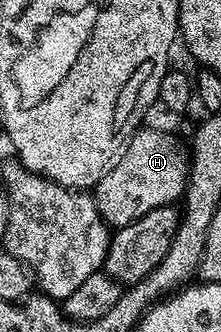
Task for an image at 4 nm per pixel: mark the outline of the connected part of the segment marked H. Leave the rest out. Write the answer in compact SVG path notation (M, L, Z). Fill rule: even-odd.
M147 127L137 129L136 134L128 140L128 146L124 148L115 165L95 187L94 196L100 217L110 227L119 227L142 219L146 211L154 211L163 205L179 202L184 196L184 188L188 186L189 172L190 157L185 146L183 149L170 134L163 133L160 129L147 129Z

